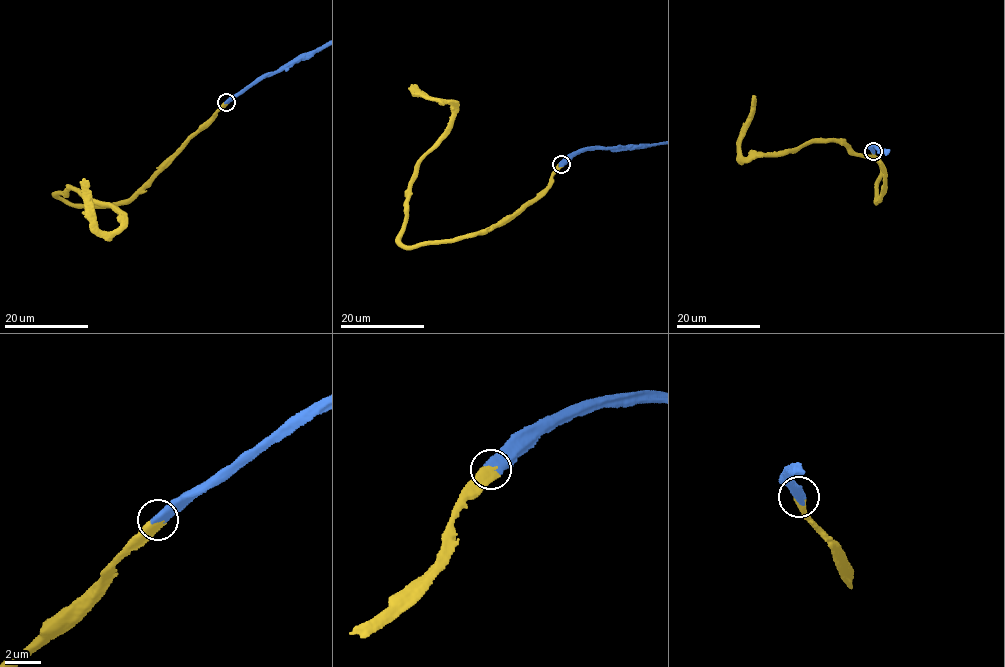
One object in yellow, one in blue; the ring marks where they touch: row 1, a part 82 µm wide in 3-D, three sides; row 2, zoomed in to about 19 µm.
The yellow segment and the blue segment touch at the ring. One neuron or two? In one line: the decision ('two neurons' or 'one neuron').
one neuron

